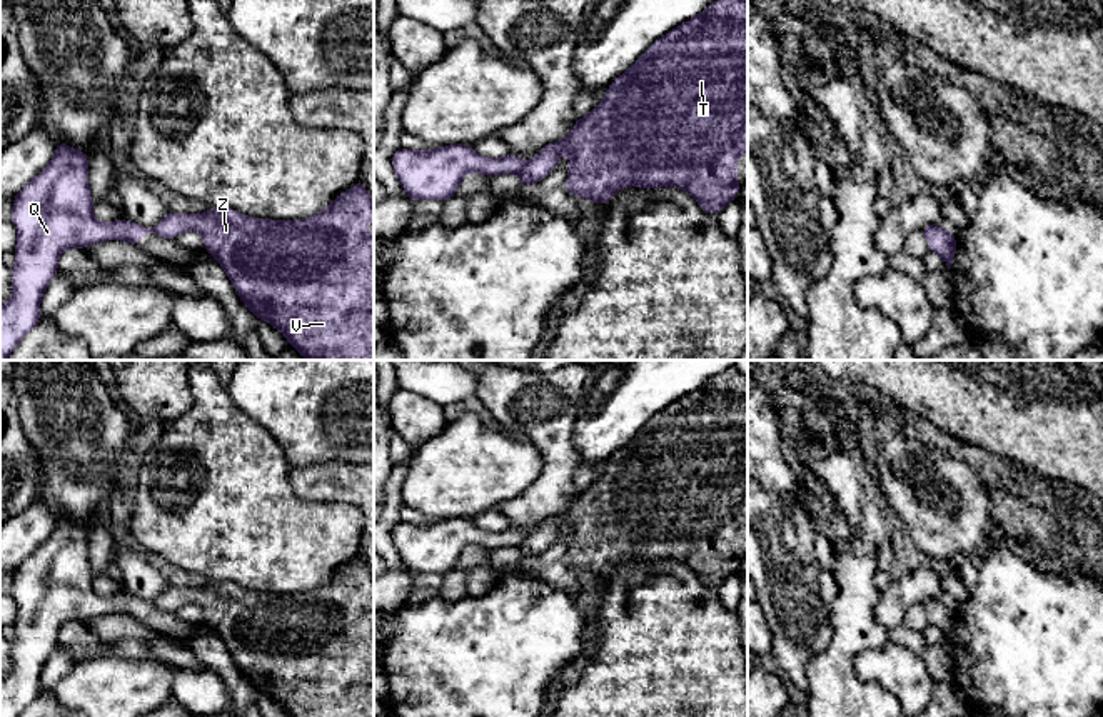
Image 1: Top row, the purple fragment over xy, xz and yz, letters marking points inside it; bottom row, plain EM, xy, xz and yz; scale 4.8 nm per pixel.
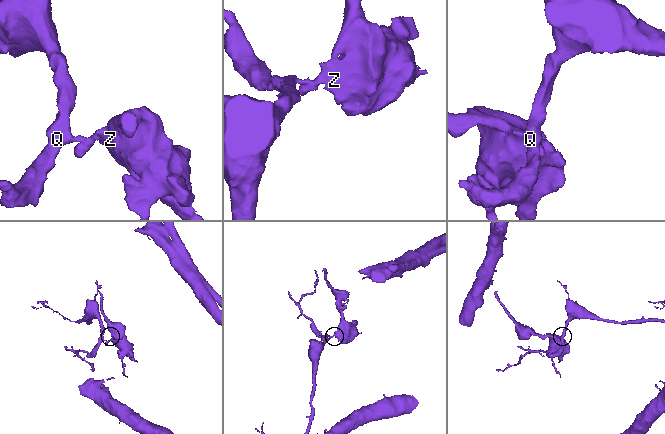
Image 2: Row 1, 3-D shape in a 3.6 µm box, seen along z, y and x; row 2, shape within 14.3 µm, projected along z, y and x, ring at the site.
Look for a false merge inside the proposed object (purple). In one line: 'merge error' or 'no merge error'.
merge error

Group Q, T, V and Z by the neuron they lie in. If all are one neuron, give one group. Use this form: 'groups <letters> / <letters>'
groups Q / T V Z

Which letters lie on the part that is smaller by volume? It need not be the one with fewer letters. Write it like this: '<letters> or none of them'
T, V, Z

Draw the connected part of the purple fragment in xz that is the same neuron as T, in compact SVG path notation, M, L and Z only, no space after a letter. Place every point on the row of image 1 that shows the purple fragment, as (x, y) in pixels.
M718 0L698 17L681 23L656 40L632 67L606 88L604 100L581 117L559 142L546 145L517 172L522 190L546 178L562 153L571 155L566 190L599 205L611 202L624 187L661 188L666 185L689 192L701 210L718 215L738 198L738 155L748 155L748 2Z

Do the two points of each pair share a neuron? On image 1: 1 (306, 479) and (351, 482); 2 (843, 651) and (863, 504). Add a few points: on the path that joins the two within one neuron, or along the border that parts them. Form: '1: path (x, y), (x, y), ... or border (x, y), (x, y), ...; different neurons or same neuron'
1: path (317, 482), (339, 482); same neuron
2: path (853, 614), (855, 557), (863, 541); same neuron

